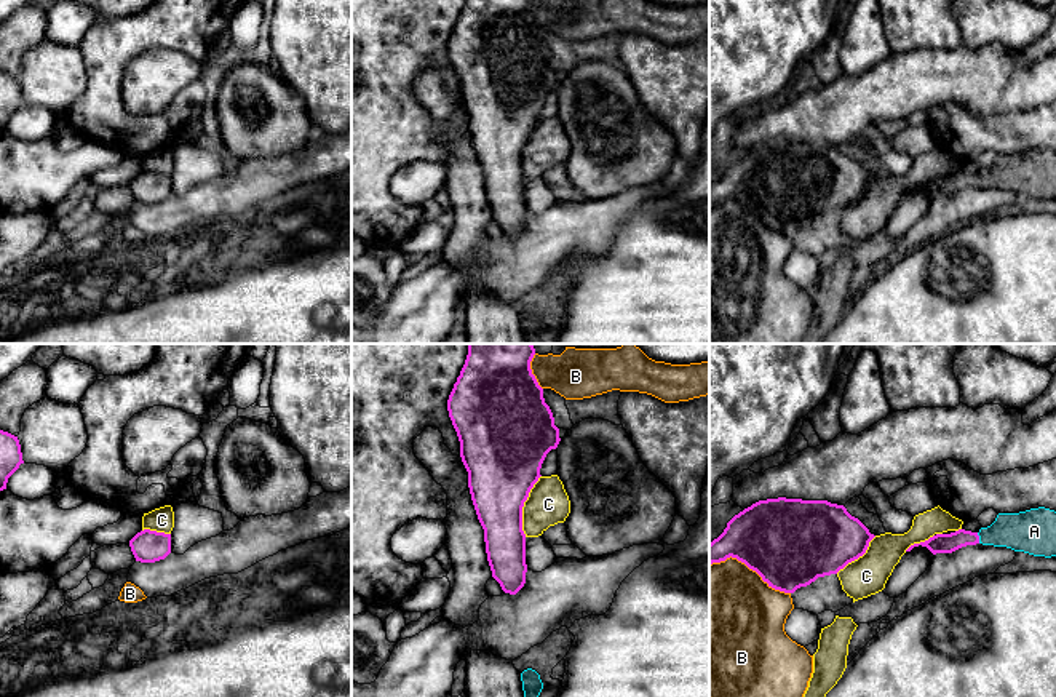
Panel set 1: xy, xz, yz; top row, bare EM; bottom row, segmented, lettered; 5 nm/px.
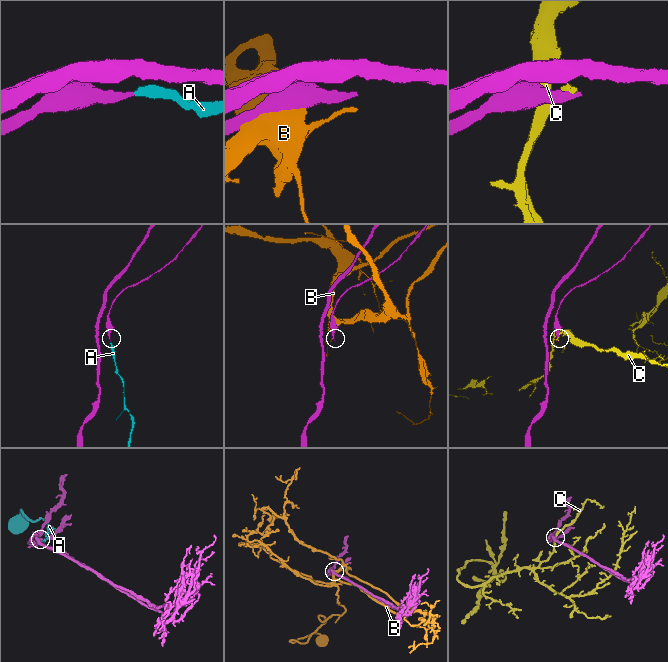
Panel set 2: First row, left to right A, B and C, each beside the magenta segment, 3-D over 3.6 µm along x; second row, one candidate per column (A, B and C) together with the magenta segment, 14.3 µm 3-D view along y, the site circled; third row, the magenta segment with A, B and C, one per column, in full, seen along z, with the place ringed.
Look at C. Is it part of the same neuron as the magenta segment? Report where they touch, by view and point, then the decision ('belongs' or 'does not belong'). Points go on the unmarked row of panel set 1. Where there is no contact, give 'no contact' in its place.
xz (523, 147) | does not belong

